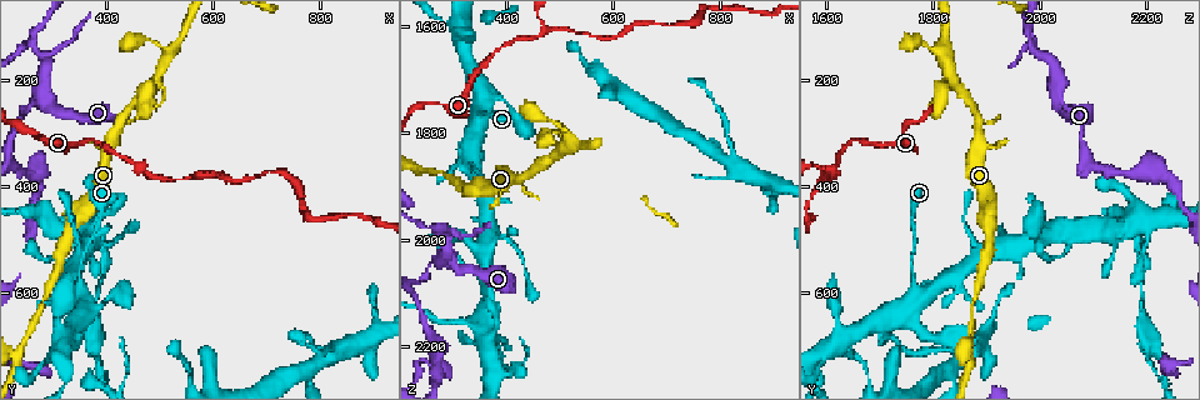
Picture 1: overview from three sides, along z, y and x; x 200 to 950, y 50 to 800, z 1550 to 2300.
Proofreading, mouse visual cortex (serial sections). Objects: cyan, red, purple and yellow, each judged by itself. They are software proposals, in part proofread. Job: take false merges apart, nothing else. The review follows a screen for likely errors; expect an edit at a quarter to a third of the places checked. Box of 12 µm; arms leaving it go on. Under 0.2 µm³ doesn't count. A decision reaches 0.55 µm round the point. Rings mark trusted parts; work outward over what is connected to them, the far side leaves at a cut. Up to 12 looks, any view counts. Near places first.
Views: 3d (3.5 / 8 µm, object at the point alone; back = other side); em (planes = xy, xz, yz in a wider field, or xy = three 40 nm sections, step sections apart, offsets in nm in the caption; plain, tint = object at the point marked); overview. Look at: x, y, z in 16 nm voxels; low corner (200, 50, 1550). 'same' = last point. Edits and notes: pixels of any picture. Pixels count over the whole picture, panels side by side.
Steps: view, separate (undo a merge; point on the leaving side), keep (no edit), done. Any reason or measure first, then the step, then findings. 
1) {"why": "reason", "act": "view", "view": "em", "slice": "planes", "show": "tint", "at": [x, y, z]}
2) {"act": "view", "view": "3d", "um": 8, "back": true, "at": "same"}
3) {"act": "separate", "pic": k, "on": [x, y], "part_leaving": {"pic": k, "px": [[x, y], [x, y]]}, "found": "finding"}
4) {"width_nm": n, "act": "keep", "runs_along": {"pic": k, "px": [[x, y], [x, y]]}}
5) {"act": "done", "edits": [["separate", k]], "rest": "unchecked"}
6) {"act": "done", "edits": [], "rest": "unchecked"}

{"why": "sharp bend", "act": "view", "view": "em", "slice": "xy", "step": 1, "show": "tint", "at": [310, 670, 1620]}

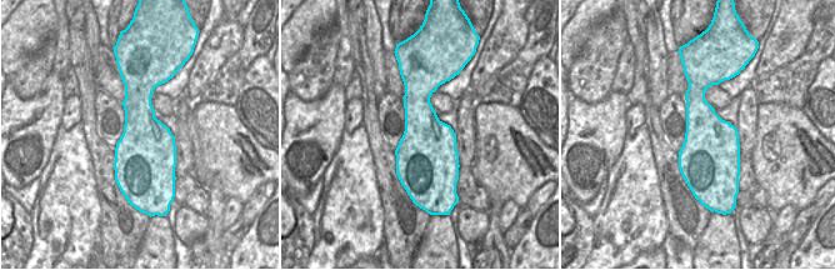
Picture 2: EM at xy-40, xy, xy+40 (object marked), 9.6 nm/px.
{"why": "wider look", "act": "view", "view": "3d", "um": 3.5, "at": "same"}

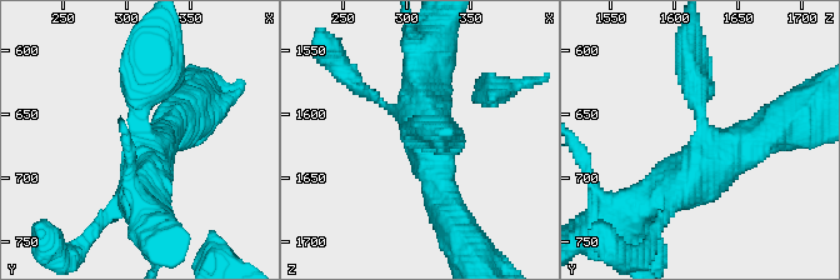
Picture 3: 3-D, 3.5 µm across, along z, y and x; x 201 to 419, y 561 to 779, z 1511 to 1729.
{"arms": 4, "arm_widths_nm": [250, 300, 450, 450], "act": "keep", "runs_along": {"pic": 3, "px": [[781, 120], [646, 204]]}, "found": "all the same cell"}

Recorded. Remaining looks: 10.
{"why": "two arms in line, one across", "act": "view", "view": "3d", "um": 3.5, "at": [470, 370, 1615]}

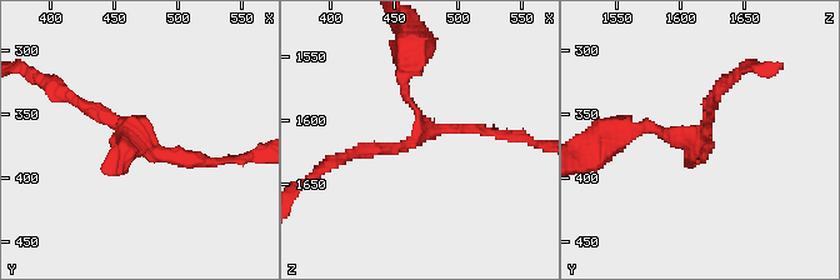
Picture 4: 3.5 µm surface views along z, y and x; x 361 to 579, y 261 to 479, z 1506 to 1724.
{"arms": 3, "arm_widths_nm": [150, 150, 150], "act": "view", "view": "em", "slice": "xy", "step": 2, "show": "tint", "at": [470, 366, 1612]}

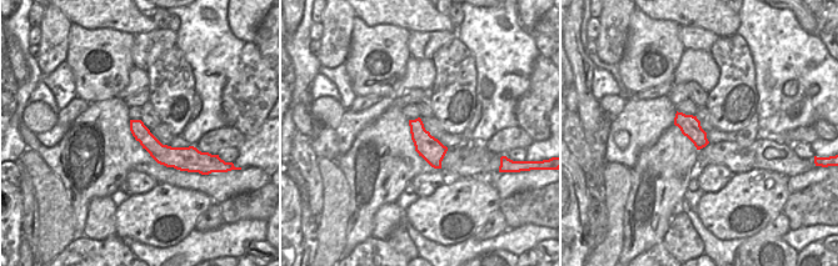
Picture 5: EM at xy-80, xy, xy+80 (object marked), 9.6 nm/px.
{"act": "keep", "runs_along": {"pic": 5, "px": [[133, 123], [161, 154], [190, 150]]}, "found": "all the same cell"}

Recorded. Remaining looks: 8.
{"why": "arms part here", "act": "view", "view": "3d", "um": 3.5, "at": [495, 200, 1840]}

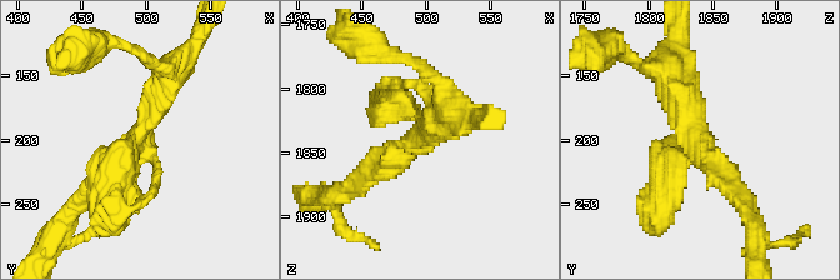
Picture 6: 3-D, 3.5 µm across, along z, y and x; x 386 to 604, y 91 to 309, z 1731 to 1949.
{"act": "view", "view": "em", "slice": "xy", "step": 5, "show": "tint", "at": [494, 196, 1838]}

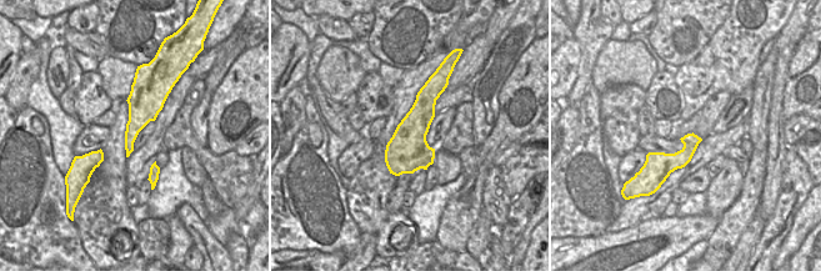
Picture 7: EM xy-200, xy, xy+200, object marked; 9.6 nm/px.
{"why": "cut it another way", "act": "view", "view": "em", "slice": "xy", "step": 1, "show": "tint", "at": "same"}

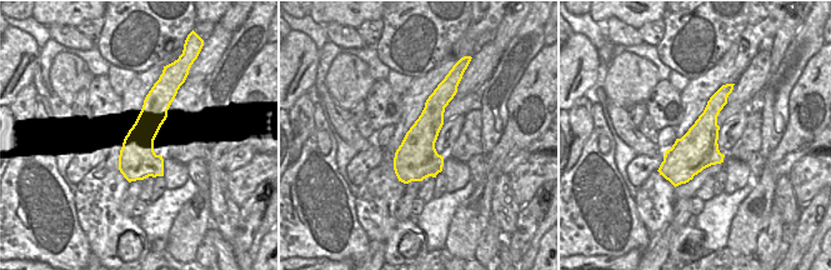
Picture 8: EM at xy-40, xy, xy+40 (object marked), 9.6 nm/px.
{"act": "keep", "found": "all the same cell"}

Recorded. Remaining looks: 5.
{"act": "view", "view": "3d", "um": 3.5, "back": true, "at": [375, 480, 2185]}

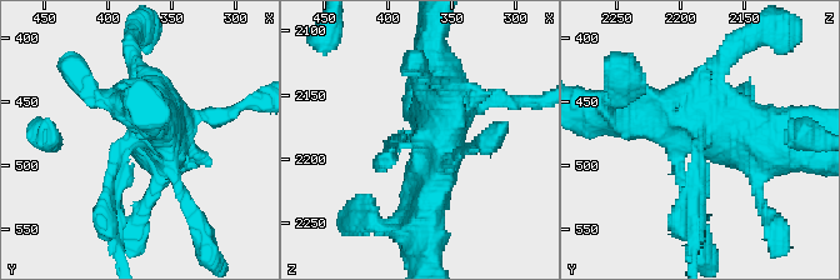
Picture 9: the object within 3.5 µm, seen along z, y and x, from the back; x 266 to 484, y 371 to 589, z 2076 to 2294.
{"act": "view", "view": "em", "slice": "planes", "show": "plain", "at": [378, 478, 2186]}

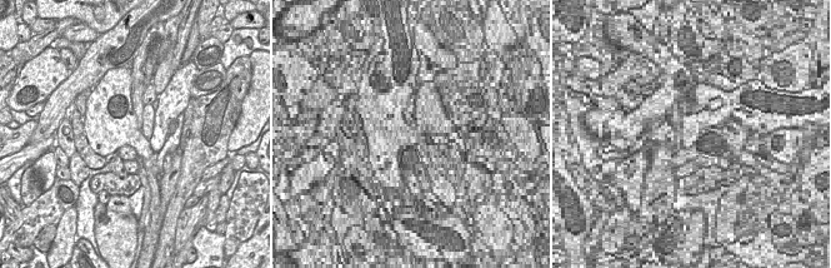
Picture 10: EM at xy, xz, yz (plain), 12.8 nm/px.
{"why": "with the object marked", "act": "view", "view": "em", "slice": "planes", "show": "tint", "at": "same"}

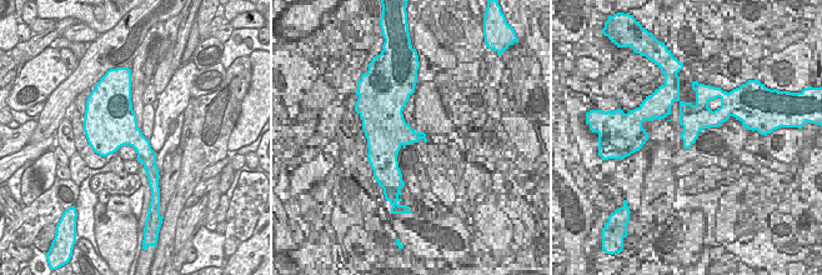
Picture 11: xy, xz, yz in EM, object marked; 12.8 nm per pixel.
{"width_nm": 550, "act": "keep", "runs_along": {"pic": 9, "px": [[771, 144], [638, 101], [624, 109]]}, "found": "one cell here"}

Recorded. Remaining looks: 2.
{"act": "done", "edits": [], "rest": "unchecked"}

